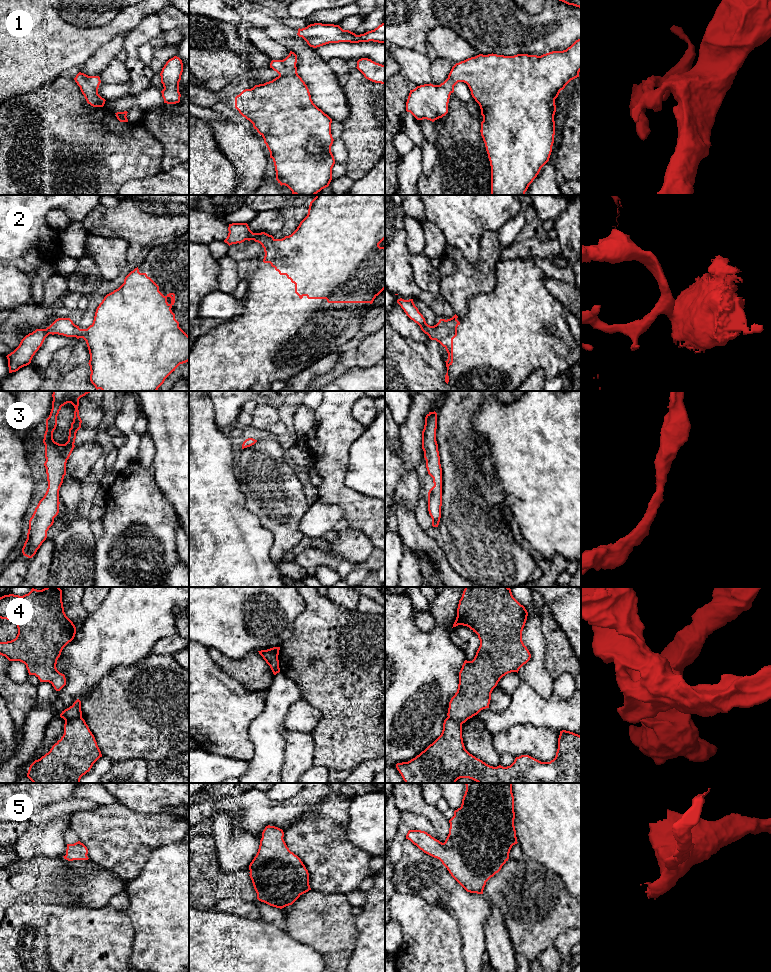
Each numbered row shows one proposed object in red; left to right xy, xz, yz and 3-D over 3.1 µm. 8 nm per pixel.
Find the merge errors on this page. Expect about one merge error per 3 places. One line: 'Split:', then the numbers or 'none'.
Split: 4

